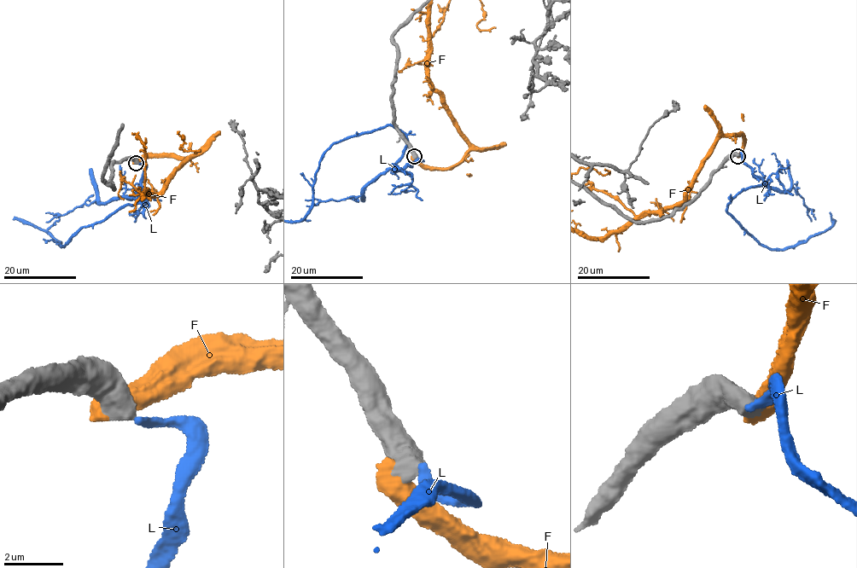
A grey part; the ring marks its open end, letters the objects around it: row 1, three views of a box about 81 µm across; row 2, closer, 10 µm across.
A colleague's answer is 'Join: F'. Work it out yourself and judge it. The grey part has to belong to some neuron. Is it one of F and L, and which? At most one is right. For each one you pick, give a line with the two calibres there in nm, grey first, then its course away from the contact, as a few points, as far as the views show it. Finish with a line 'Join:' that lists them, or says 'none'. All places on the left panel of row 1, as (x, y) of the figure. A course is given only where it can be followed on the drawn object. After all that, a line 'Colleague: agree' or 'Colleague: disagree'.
Join: none
Colleague: disagree

